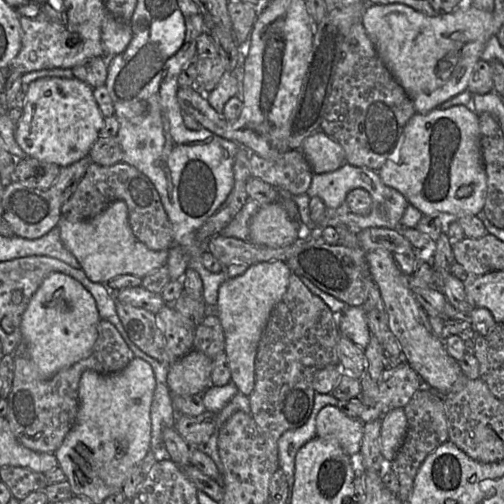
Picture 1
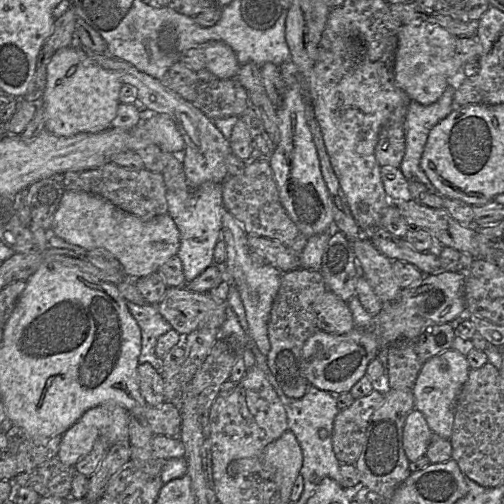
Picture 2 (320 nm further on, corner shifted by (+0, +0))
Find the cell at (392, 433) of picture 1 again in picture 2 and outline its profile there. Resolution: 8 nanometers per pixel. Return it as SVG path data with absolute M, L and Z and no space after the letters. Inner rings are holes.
M412 410L406 417L403 428L403 449L410 462L426 454L432 431L419 410Z

